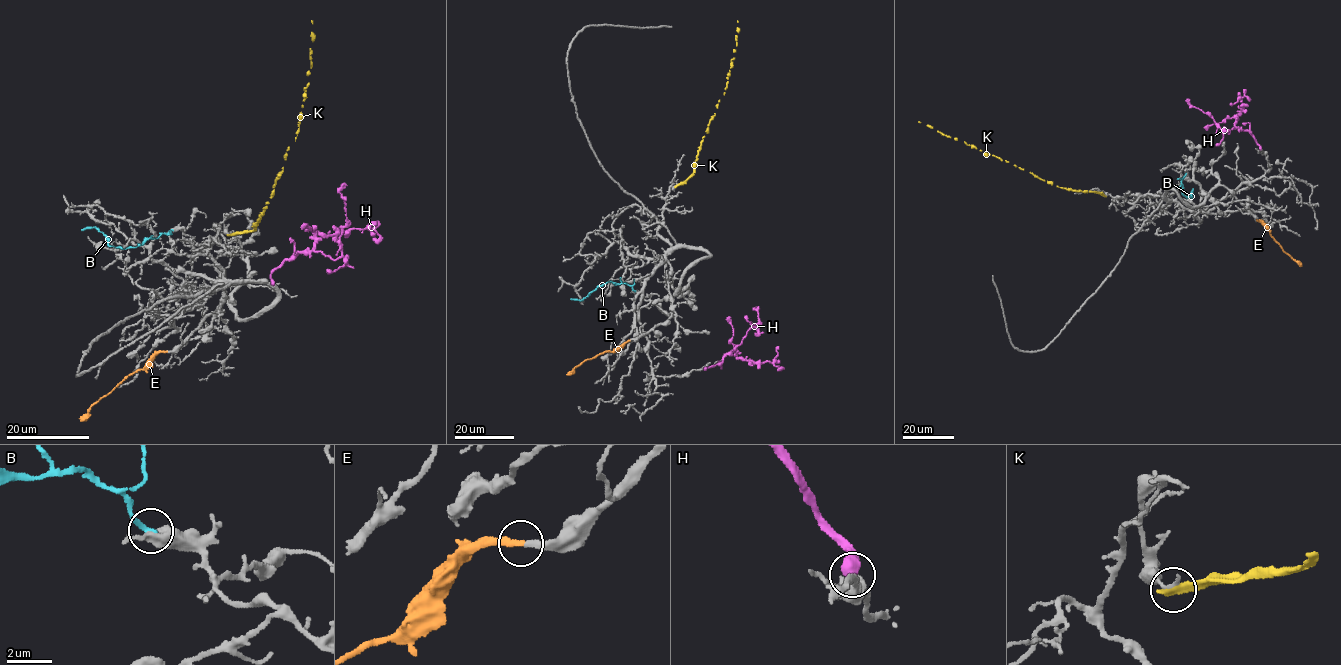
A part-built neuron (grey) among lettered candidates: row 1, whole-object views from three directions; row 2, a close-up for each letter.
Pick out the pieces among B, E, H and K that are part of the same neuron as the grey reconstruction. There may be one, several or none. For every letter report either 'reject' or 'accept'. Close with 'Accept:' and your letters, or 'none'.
B: reject
E: accept
H: reject
K: reject
Accept: E

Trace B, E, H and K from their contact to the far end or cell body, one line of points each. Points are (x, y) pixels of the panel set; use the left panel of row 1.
B: (172, 230), (122, 249), (108, 245), (107, 237), (95, 228), (81, 230)
E: (166, 351), (152, 355), (142, 369), (126, 375), (94, 402), (80, 421)
H: (272, 285), (275, 269), (301, 252), (313, 250), (334, 260), (341, 255), (346, 218), (340, 193), (345, 183)
K: (230, 234), (254, 230), (272, 197), (283, 169), (285, 154), (295, 141), (311, 65), (311, 20)

